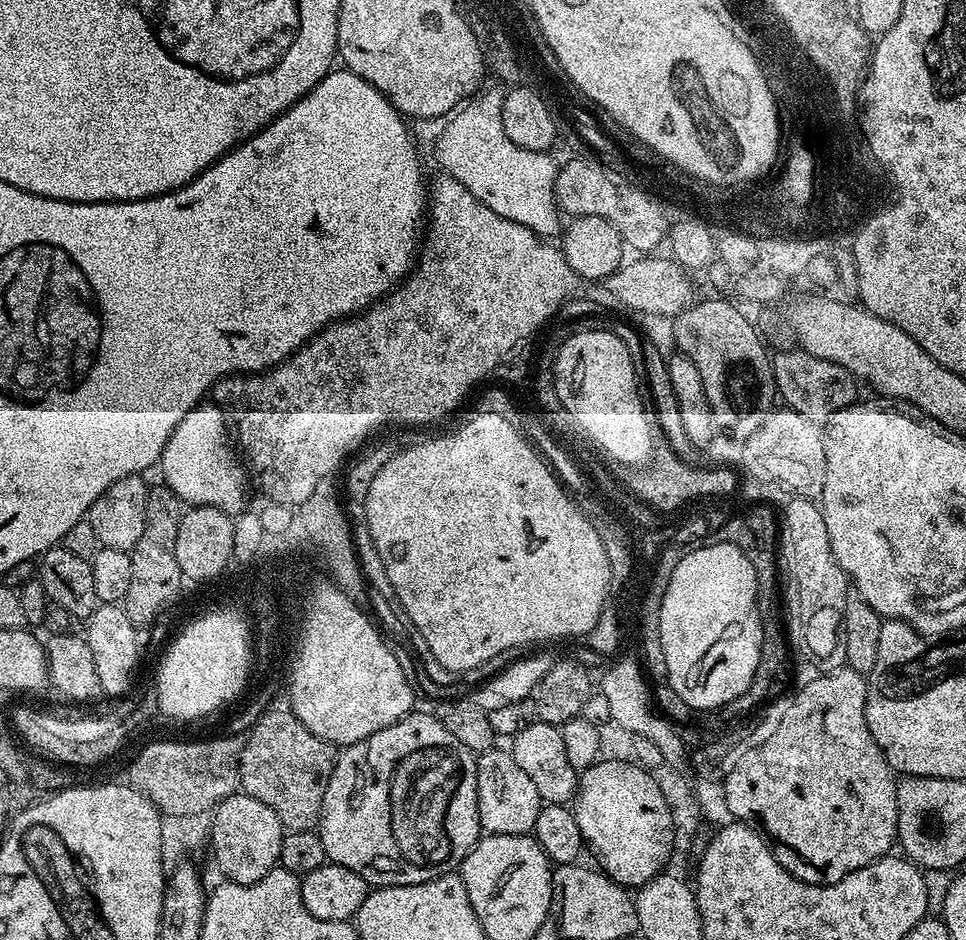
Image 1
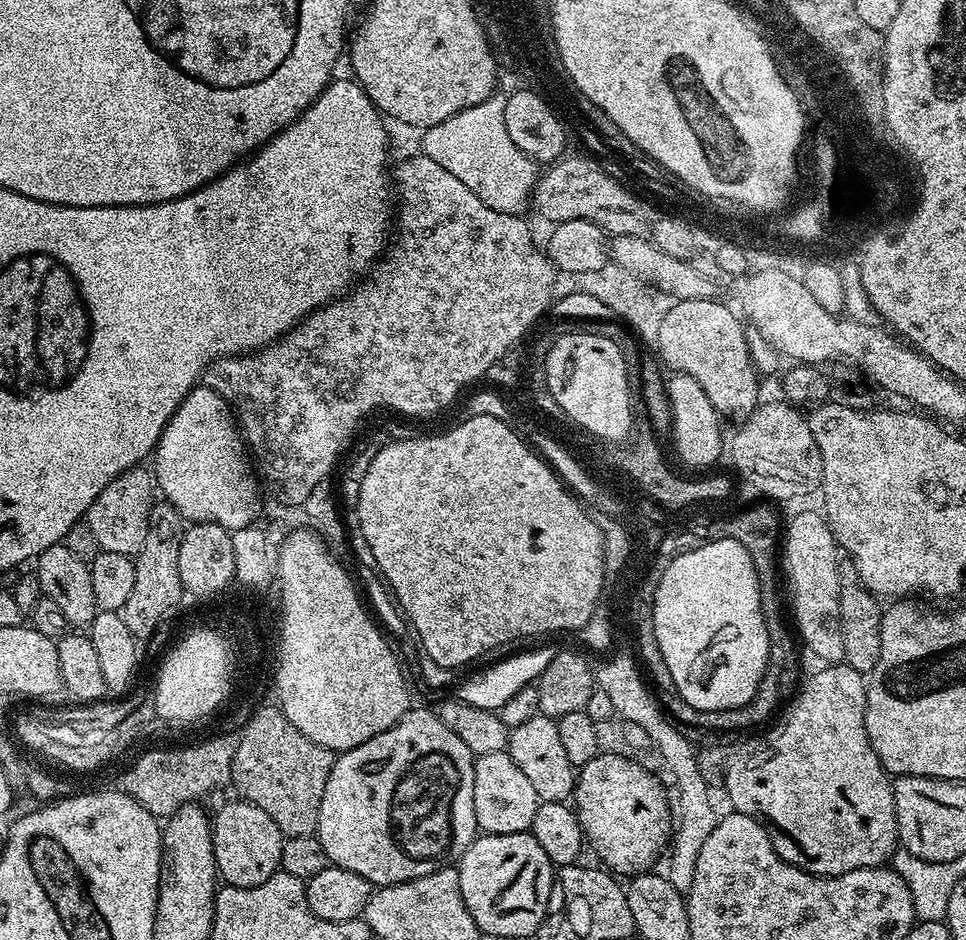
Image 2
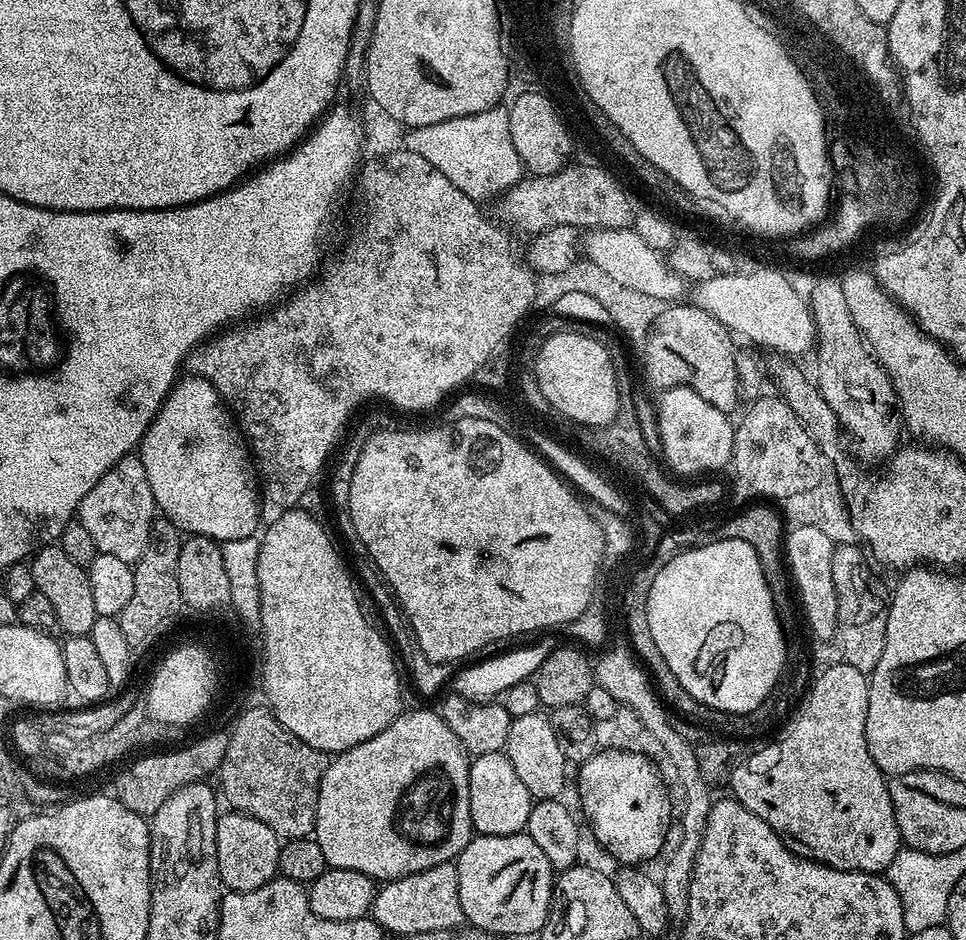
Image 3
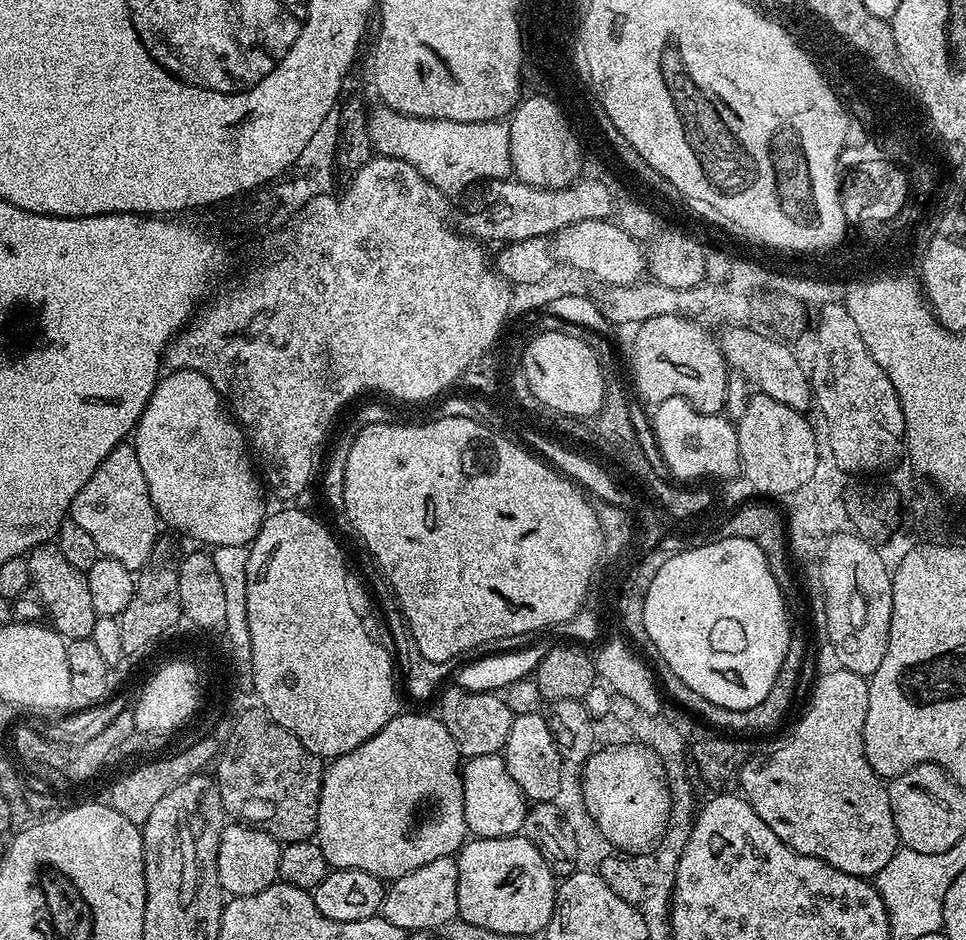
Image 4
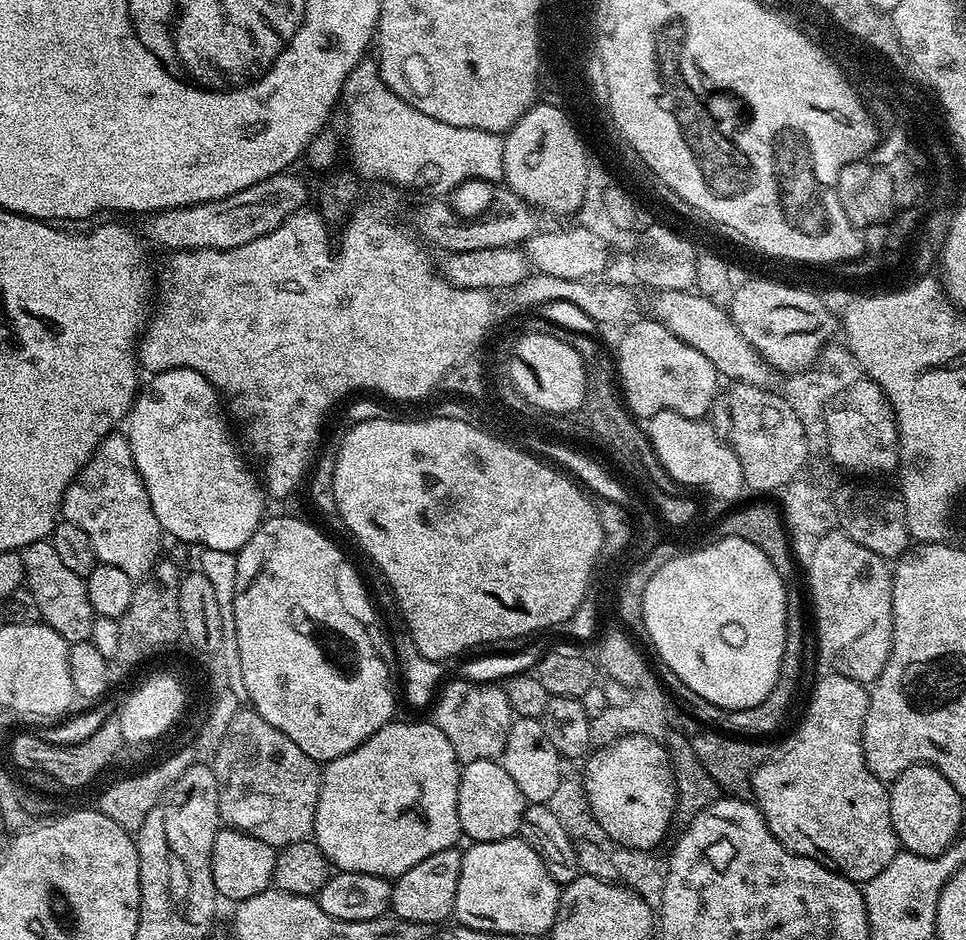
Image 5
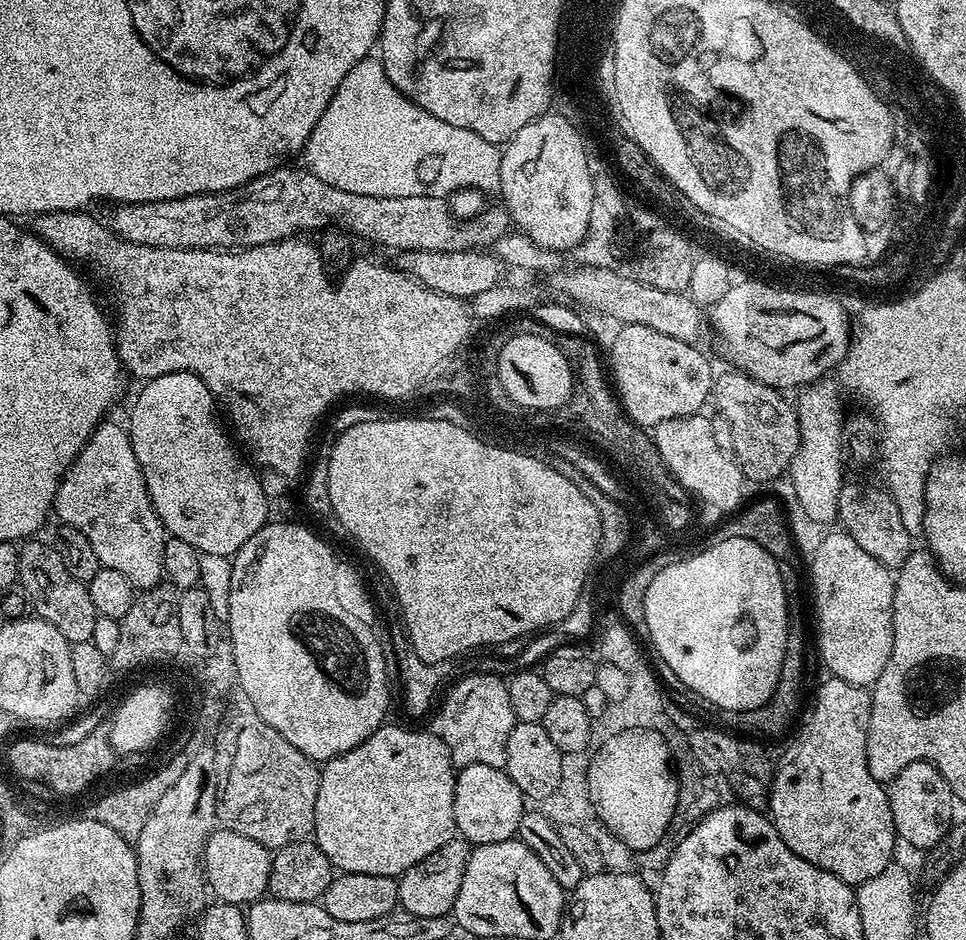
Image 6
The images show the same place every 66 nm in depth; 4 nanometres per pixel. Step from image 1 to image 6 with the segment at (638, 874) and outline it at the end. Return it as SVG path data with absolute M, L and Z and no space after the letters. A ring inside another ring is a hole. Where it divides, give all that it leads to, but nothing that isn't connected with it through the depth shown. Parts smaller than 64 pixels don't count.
M626 729L622 730L620 734L615 734L614 737L609 738L603 743L603 749L599 750L590 756L588 761L588 786L589 786L589 800L593 803L593 808L596 811L596 817L598 817L601 822L603 822L609 832L620 839L626 844L630 849L636 852L641 852L646 850L650 846L654 846L654 842L658 842L658 838L662 838L662 834L666 834L666 830L670 826L672 821L672 815L676 809L676 800L680 796L680 790L678 787L678 781L676 779L676 774L674 771L674 761L668 751L668 746L663 740L663 732L655 732L652 729Z

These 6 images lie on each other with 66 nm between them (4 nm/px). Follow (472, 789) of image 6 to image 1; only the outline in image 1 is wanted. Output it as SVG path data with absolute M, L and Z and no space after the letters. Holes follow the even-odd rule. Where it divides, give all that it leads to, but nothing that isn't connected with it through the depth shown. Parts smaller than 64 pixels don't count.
M493 746L481 752L476 758L478 778L478 814L480 826L485 833L493 836L527 836L538 822L542 801L534 782L522 771L522 766L514 762L511 751L504 752Z

